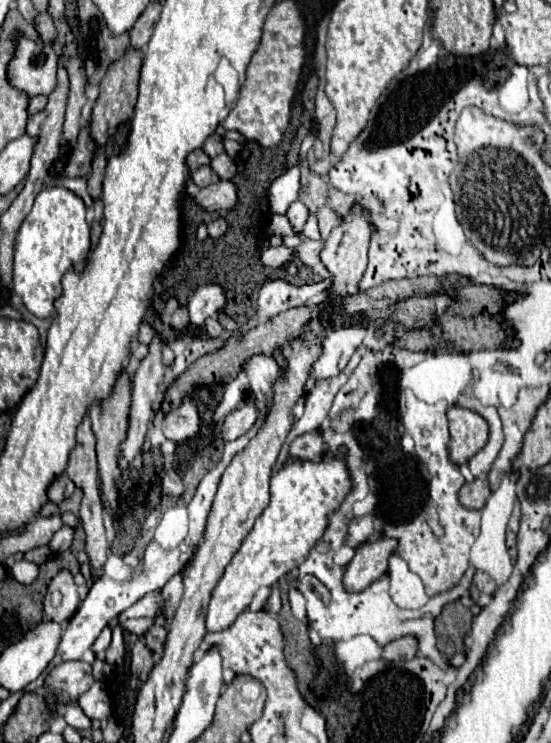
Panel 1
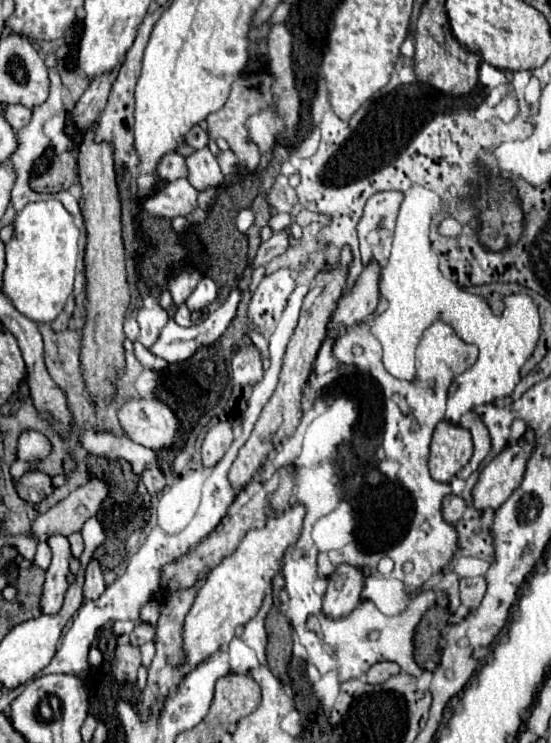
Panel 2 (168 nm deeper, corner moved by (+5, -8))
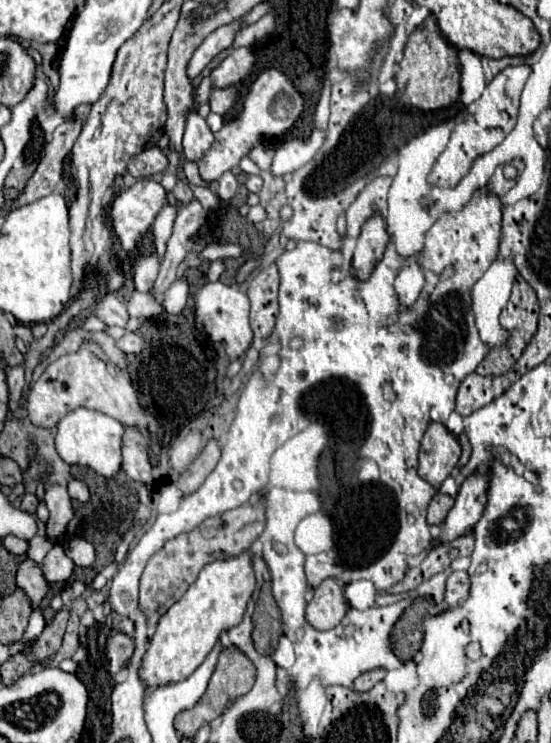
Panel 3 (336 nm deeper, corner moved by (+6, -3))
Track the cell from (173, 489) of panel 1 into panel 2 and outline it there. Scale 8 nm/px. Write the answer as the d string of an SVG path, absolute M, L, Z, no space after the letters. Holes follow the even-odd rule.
M157 466L145 470L141 480L143 480L143 484L145 484L149 494L157 494L157 492L161 492L165 488L165 476L163 476L163 472Z

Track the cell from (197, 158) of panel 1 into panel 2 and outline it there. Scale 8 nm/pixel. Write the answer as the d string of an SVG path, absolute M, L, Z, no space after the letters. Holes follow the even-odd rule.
M177 152L167 154L159 162L159 168L157 168L159 178L165 180L165 182L173 182L177 178L187 178L187 172L189 172L189 168L185 168L185 158L181 154L177 154Z

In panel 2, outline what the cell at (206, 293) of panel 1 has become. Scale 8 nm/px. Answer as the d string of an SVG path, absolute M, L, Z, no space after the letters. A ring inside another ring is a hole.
M203 278L199 282L199 286L195 288L195 292L187 298L185 306L191 312L203 312L215 298L217 298L217 286L215 286L215 282L211 278Z

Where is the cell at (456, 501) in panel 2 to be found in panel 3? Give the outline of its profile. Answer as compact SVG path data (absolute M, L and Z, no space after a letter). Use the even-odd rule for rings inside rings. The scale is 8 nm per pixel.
M436 493L430 501L430 507L428 507L428 525L442 525L448 511L452 509L454 505L454 499L450 495L442 495L442 493Z

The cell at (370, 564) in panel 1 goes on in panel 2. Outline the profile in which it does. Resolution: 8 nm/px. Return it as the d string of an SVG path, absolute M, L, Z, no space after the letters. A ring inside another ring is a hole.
M341 564L331 574L331 586L323 596L323 612L331 618L347 616L361 602L363 584L365 584L365 574L361 568L351 564Z

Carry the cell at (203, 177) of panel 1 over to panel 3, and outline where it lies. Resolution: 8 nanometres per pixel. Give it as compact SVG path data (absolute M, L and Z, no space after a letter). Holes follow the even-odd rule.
M198 111L188 113L186 129L184 129L184 155L188 161L198 161L212 145L214 133L210 131L204 117Z

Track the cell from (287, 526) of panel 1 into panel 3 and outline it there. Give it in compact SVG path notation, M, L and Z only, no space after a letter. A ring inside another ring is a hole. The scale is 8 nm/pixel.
M250 551L240 557L222 559L206 565L198 579L188 587L180 601L176 601L158 621L156 633L148 643L148 649L142 657L142 665L138 669L140 679L148 687L164 687L168 683L184 681L200 663L206 659L216 639L228 627L240 623L250 595L254 591L256 579L252 571L252 555Z

